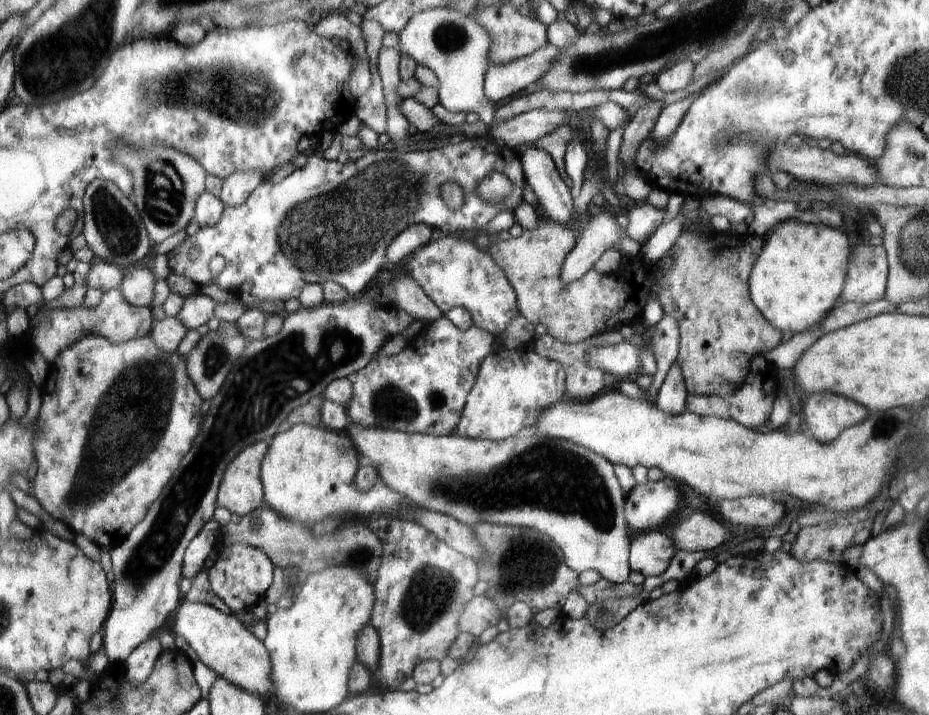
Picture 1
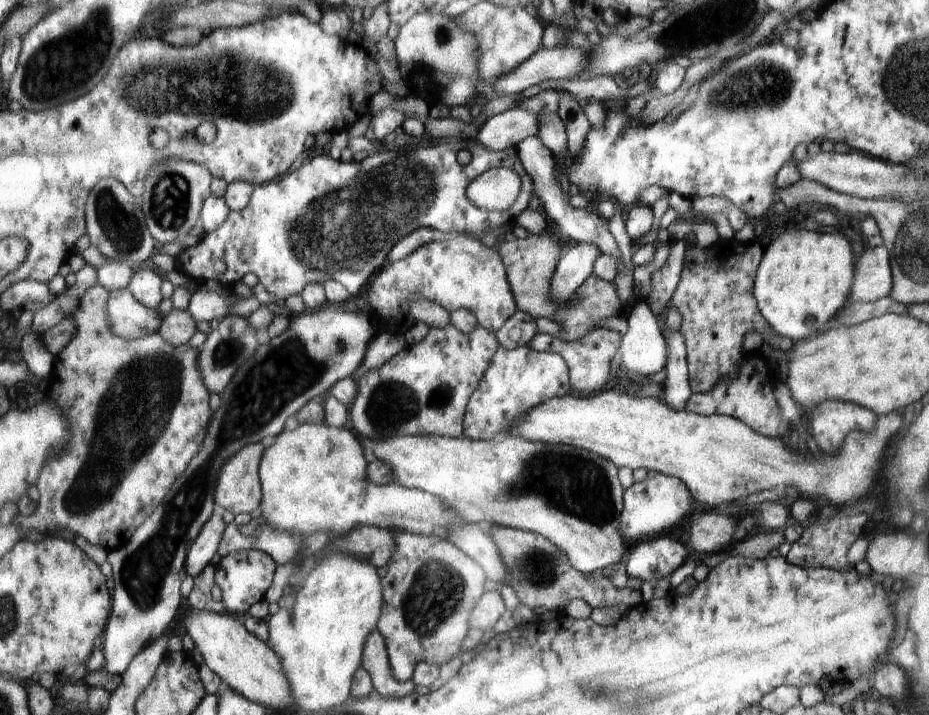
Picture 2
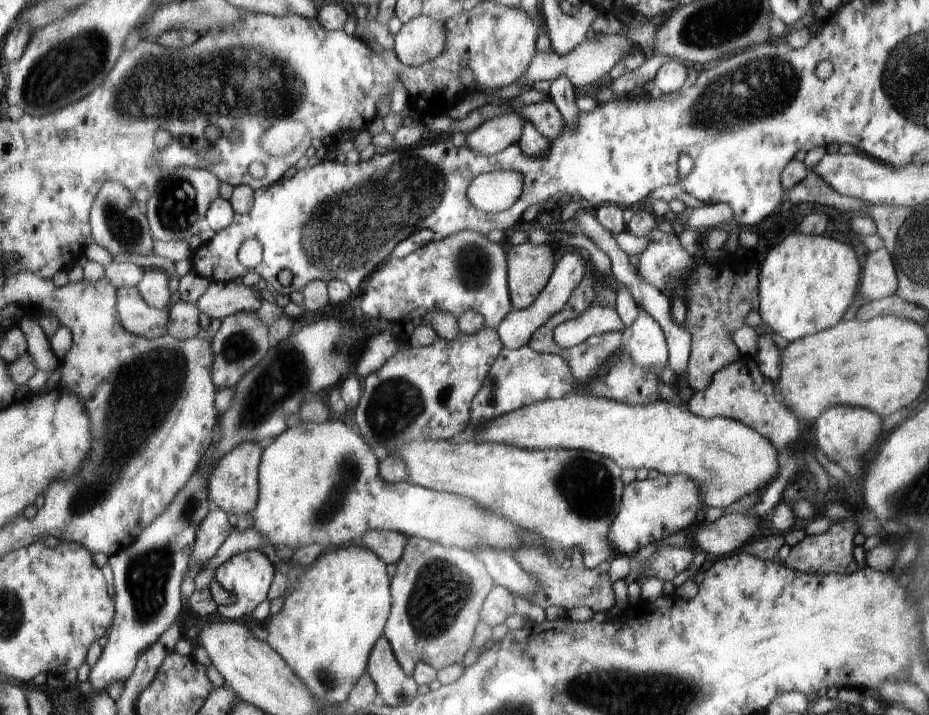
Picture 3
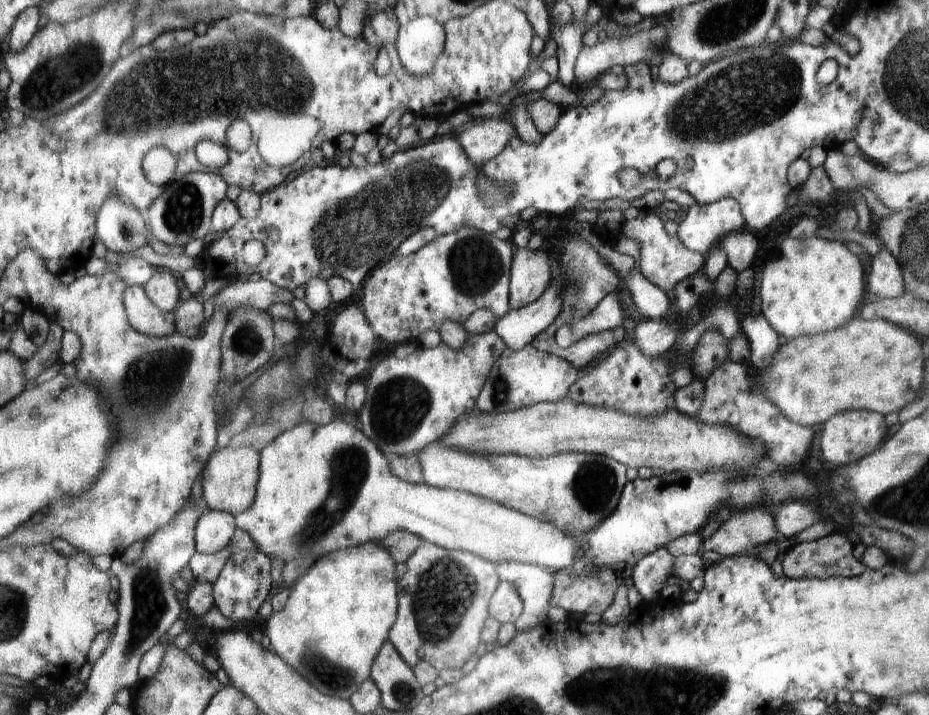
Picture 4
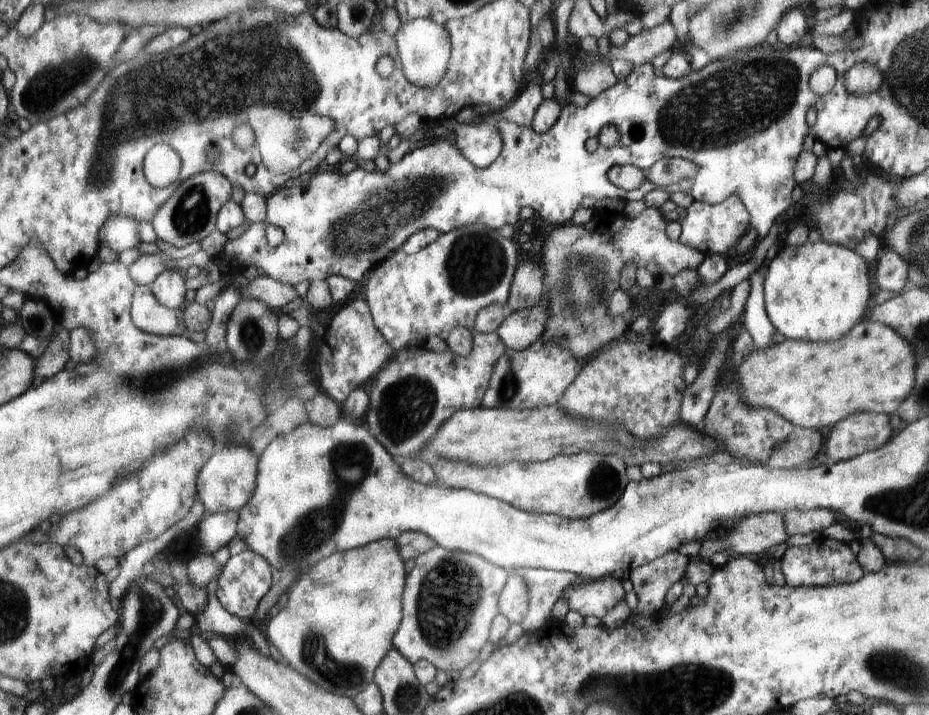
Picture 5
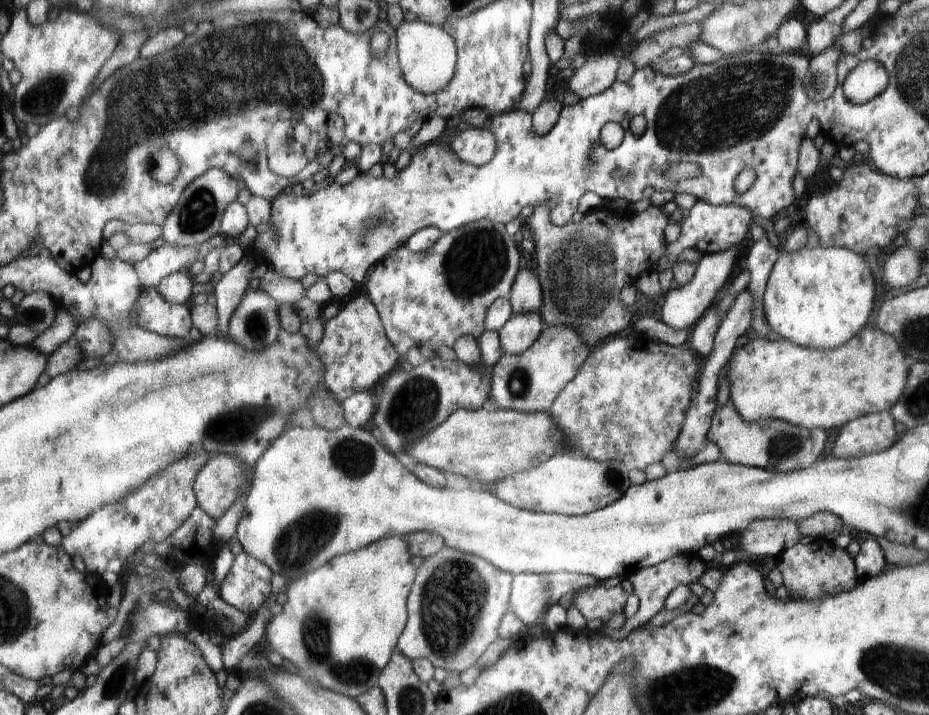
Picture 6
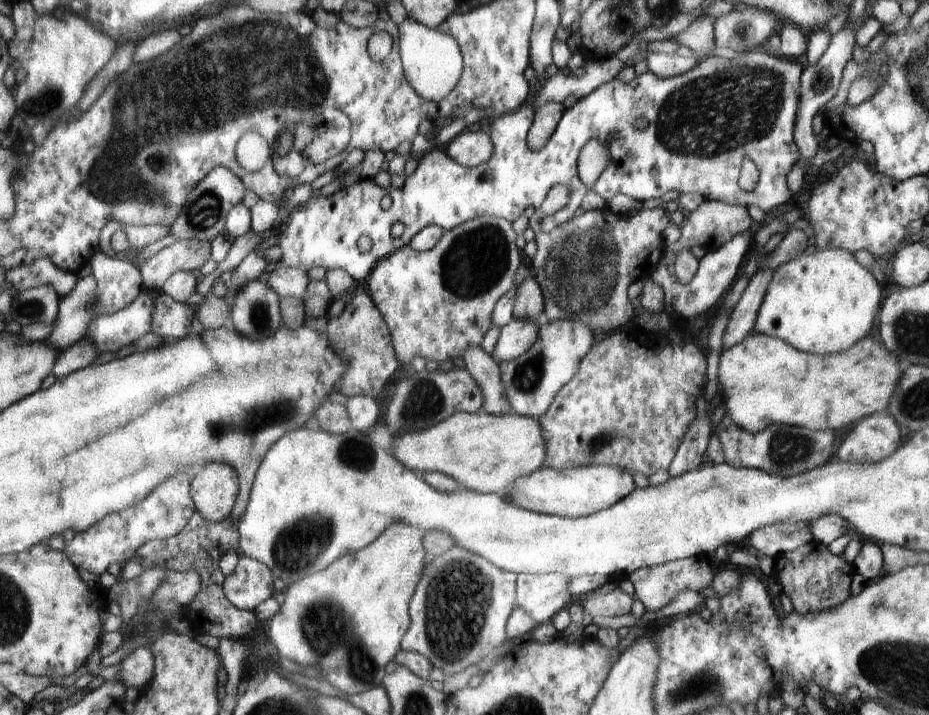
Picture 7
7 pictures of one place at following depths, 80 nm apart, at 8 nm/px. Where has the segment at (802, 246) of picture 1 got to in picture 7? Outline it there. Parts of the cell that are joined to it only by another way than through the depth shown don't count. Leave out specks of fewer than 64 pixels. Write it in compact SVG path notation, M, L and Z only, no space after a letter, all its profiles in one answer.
M817 249L815 254L802 254L781 264L768 285L766 296L754 325L754 332L791 343L798 350L815 355L835 355L856 344L870 334L876 312L881 307L882 292L878 281L868 268L856 261L853 253L844 249Z

